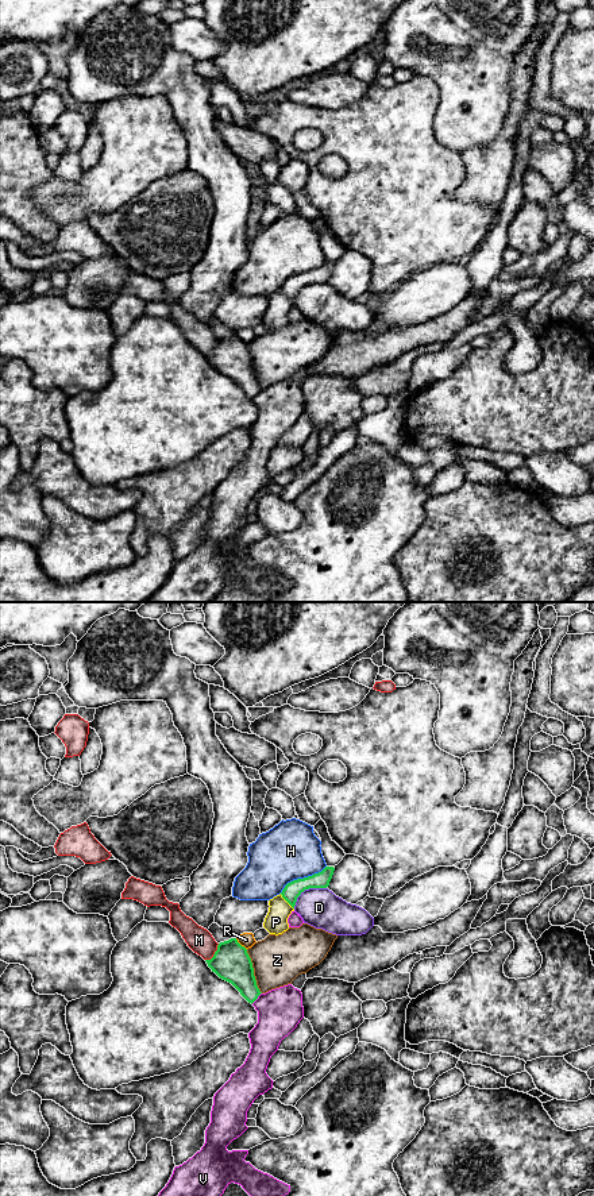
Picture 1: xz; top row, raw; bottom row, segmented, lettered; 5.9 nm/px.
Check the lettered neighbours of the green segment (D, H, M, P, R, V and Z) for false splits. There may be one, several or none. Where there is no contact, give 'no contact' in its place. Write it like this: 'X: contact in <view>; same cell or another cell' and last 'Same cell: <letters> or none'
D: contact in xz; another cell
H: contact in xz; another cell
M: contact in xz; another cell
P: contact in xz; another cell
R: contact in xz; another cell
V: contact in xz; another cell
Z: contact in xz; another cell
Same cell: none

